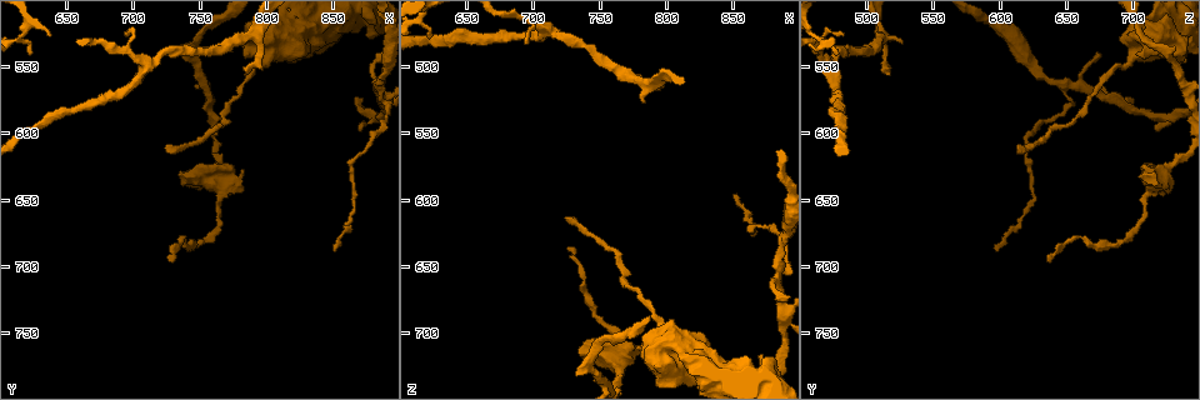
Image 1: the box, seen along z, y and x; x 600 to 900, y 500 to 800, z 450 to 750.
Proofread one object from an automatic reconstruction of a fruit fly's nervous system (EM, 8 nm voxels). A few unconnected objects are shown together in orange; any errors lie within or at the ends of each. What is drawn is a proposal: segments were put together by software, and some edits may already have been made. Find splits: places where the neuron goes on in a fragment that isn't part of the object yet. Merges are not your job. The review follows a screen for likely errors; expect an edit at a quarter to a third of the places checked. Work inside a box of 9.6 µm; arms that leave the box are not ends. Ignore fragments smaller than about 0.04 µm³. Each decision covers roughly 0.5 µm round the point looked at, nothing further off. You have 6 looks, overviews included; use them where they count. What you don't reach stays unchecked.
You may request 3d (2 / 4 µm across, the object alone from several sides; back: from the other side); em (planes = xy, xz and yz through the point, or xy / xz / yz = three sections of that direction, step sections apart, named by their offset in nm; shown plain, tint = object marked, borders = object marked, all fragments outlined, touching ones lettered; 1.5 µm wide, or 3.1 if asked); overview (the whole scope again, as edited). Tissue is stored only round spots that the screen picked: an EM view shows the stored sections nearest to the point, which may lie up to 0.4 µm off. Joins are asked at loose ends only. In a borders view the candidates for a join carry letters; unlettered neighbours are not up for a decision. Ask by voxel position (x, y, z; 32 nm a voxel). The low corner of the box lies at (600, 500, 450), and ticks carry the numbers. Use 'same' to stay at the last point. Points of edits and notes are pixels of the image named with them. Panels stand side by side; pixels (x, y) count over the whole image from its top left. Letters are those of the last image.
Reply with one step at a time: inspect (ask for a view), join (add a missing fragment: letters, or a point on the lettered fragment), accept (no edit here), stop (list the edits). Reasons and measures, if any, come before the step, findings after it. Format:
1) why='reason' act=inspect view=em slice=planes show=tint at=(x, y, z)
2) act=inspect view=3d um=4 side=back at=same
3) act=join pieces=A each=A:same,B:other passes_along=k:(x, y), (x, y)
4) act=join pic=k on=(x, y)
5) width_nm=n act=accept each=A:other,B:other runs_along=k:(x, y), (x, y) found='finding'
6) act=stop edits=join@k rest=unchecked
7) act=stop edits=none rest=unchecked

why='end of a long branch' act=inspect view=em slice=planes show=borders at=(722, 612, 616)

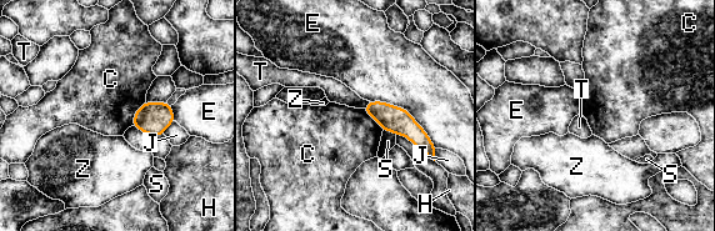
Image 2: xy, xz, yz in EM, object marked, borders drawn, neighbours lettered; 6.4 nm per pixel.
act=accept each=C:other,E:other,H:other,J:other,S:other,T:other,Z:other border=2:(145, 100), (135, 111), (131, 125) found='no lettered fragment goes on from it'

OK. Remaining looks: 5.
why='tapers out' act=inspect view=3d um=2 at=(728, 696, 638)

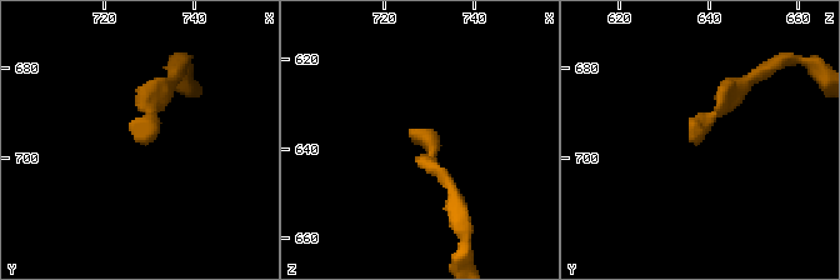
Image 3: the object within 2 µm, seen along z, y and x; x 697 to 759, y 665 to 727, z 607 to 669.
why='need the tissue' act=inspect view=em slice=planes show=borders at=(728, 696, 638)

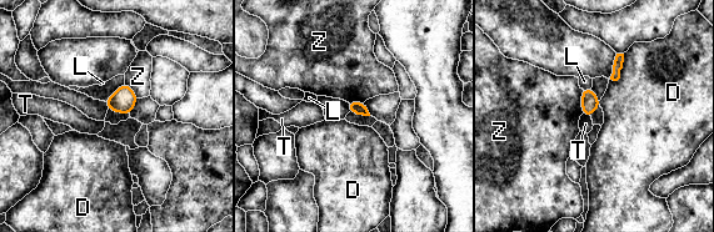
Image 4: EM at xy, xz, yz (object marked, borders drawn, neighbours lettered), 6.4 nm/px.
width_nm=90 act=accept each=D:other,L:other,T:other,Z:other border=4:(582, 114), (590, 117) found='none of them fits'

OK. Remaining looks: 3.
why='an open end' act=inspect view=3d um=2 at=(784, 532, 528)

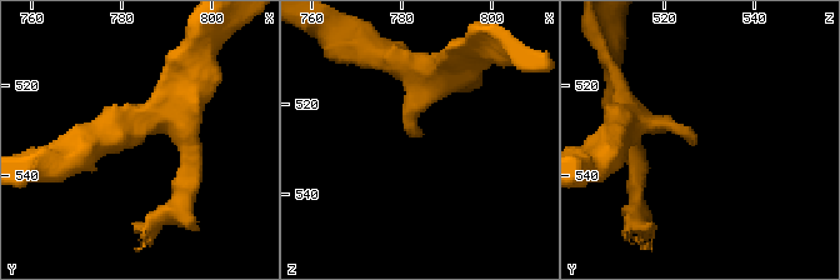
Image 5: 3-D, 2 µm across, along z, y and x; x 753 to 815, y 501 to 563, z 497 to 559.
why='shape alone is not enough' act=inspect view=em slice=planes show=borders at=(784, 532, 527)

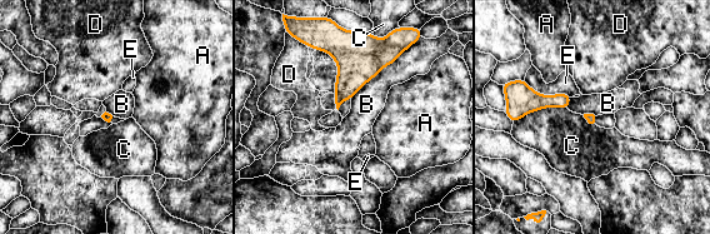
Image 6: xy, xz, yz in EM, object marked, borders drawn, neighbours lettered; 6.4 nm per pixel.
arm_widths_nm=220,260 act=accept each=A:other,B:other,C:other,D:other,E:other found='no lettered fragment goes on from it'

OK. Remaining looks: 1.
act=stop edits=none rest=unchecked

